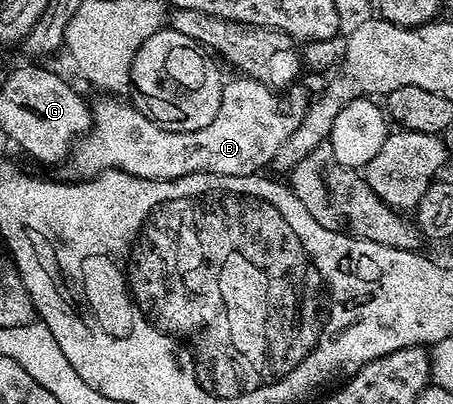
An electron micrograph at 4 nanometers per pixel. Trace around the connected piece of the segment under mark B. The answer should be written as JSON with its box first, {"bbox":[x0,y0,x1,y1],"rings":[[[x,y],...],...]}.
{"bbox":[62,75,297,181],"rings":[[[239,75],[236,81],[228,80],[223,86],[221,107],[217,107],[217,115],[209,127],[201,127],[201,131],[169,131],[160,127],[156,121],[136,109],[130,100],[120,99],[115,95],[99,95],[91,105],[91,128],[71,146],[70,154],[62,162],[62,176],[68,181],[88,181],[110,169],[125,171],[129,175],[137,175],[150,181],[172,181],[194,173],[212,173],[213,175],[229,175],[230,177],[253,177],[266,170],[272,158],[293,135],[297,124],[296,118],[290,117],[279,106],[276,90],[262,85],[251,77]]]}

